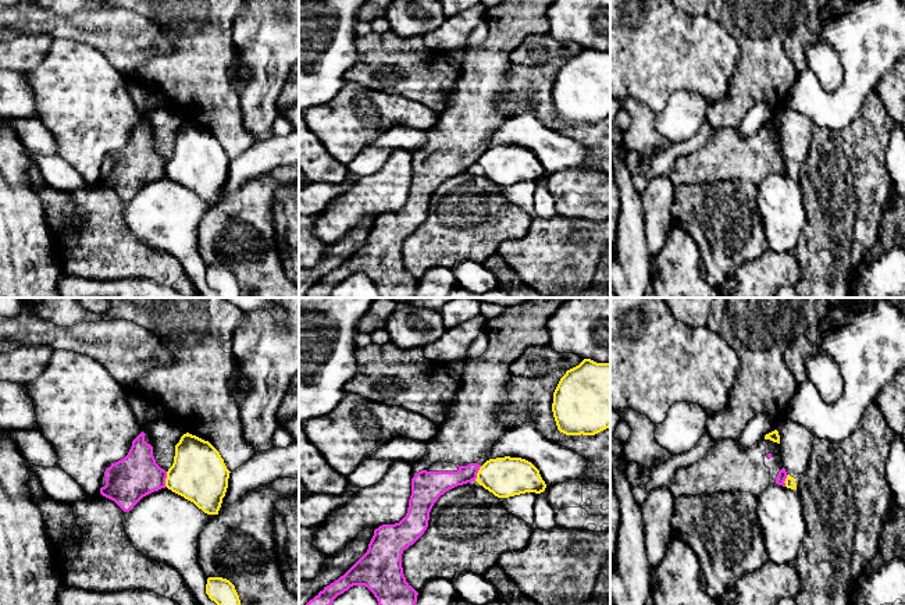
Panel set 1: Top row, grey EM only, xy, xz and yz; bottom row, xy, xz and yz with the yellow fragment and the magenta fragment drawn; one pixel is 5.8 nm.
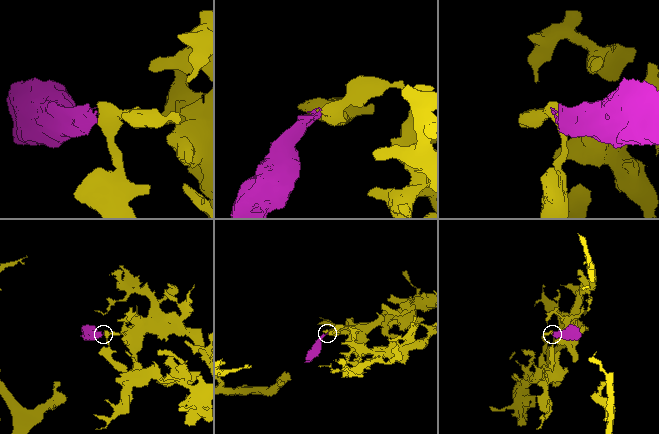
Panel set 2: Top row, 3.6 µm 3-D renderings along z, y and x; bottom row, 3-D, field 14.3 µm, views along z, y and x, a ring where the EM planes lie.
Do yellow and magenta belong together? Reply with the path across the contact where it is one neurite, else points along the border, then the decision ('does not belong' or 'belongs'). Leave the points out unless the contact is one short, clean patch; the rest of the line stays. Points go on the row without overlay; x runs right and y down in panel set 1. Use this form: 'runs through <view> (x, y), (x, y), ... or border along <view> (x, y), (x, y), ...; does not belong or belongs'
border along xy (167, 160), (164, 174); does not belong

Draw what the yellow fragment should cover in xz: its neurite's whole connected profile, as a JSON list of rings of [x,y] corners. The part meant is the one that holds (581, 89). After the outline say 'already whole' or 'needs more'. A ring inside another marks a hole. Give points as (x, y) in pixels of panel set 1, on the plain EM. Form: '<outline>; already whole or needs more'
[[[584,47],[560,67],[552,92],[557,118],[595,124],[610,115],[610,51]]]; already whole

